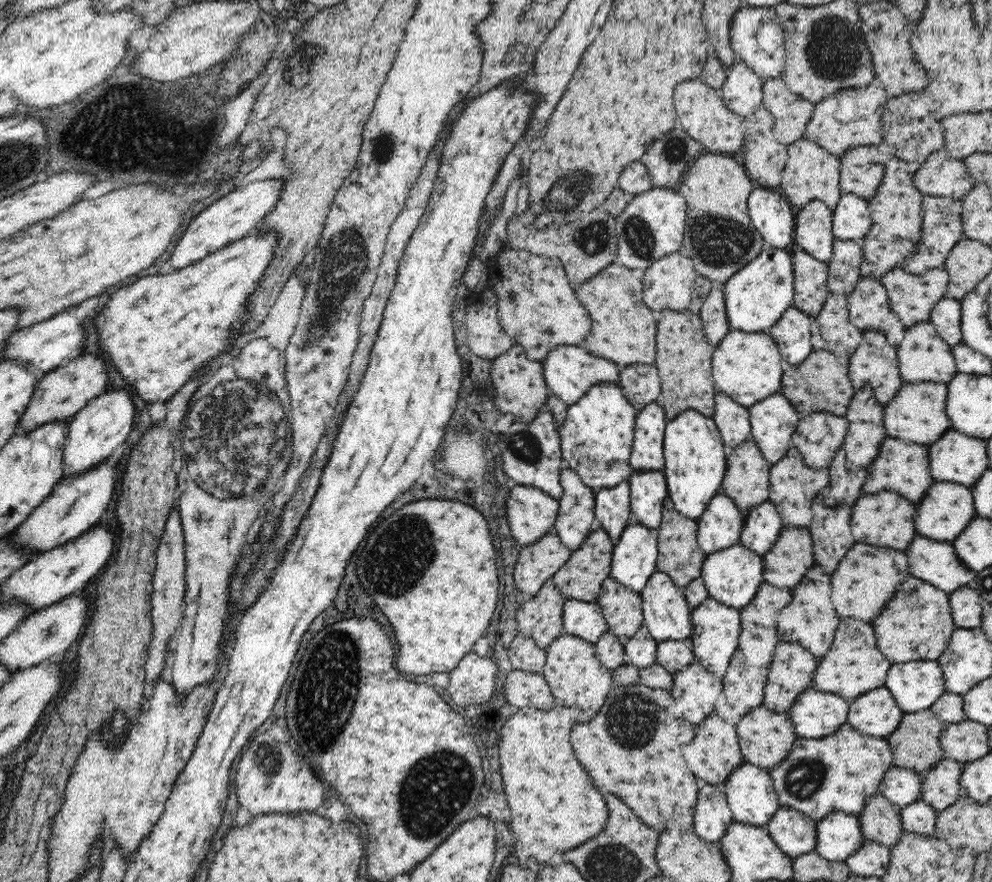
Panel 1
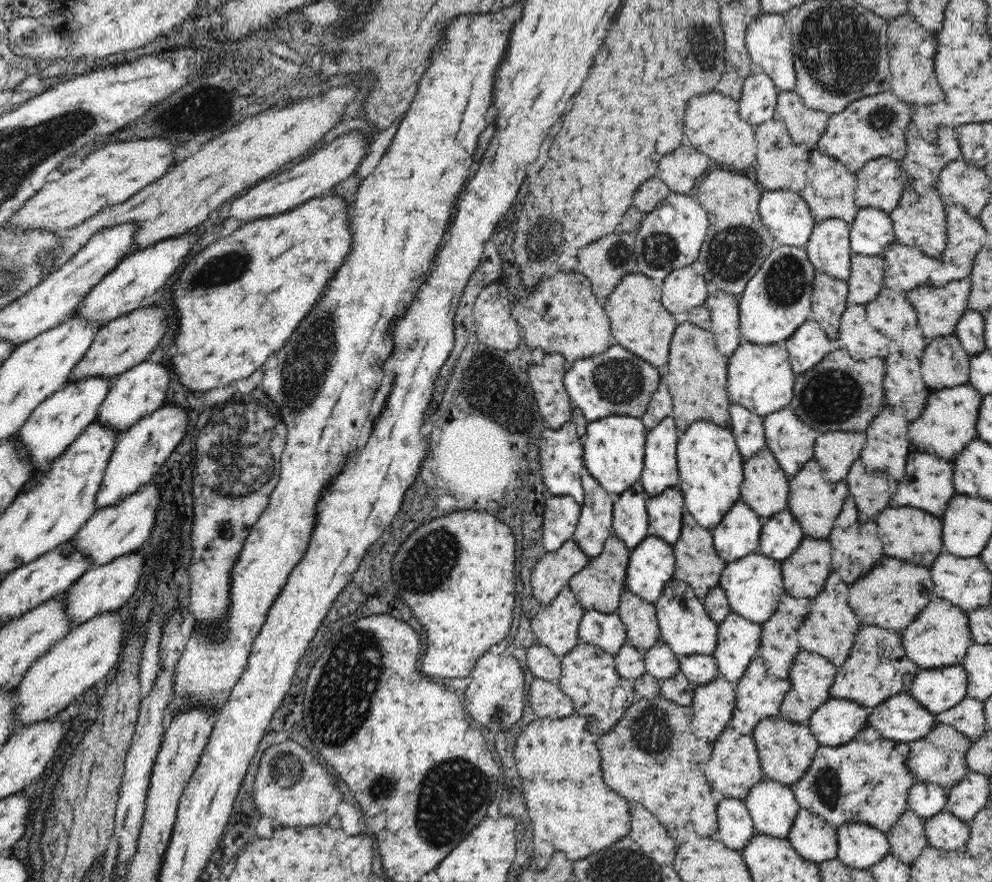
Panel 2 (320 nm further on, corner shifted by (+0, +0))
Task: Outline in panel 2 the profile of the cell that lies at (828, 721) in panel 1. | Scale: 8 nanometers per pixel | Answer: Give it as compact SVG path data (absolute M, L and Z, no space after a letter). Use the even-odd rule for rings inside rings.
M832 699L810 717L808 725L821 746L835 747L849 743L867 726L870 708L860 703Z

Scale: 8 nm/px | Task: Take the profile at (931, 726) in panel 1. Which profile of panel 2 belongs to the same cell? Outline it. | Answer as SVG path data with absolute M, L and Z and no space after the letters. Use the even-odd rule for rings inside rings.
M937 723L924 737L909 743L907 766L918 782L931 782L941 787L952 788L972 770L968 767L967 752L973 741L958 732L953 726Z

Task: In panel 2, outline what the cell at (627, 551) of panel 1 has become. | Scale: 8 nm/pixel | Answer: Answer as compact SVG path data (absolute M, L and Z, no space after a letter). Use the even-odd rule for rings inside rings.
M647 536L631 551L627 566L626 590L655 604L675 571L673 545Z

